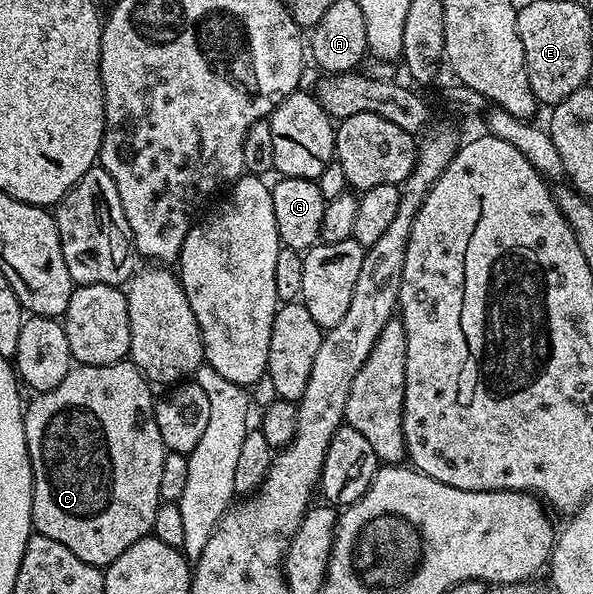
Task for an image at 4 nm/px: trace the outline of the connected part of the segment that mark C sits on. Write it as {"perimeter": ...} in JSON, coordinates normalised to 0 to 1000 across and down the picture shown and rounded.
{"perimeter":[[[219,606],[194,609],[184,616],[138,616],[123,614],[101,645],[91,653],[62,662],[54,678],[46,678],[40,692],[40,726],[44,727],[44,747],[47,766],[54,776],[54,884],[59,897],[71,902],[84,902],[84,909],[98,909],[98,916],[111,916],[132,943],[138,943],[153,953],[180,956],[219,916],[226,916],[234,906],[251,904],[260,882],[260,862],[270,852],[273,833],[270,816],[277,811],[277,768],[280,756],[275,747],[273,731],[261,707],[258,652],[248,636],[236,628],[231,616]]]}

